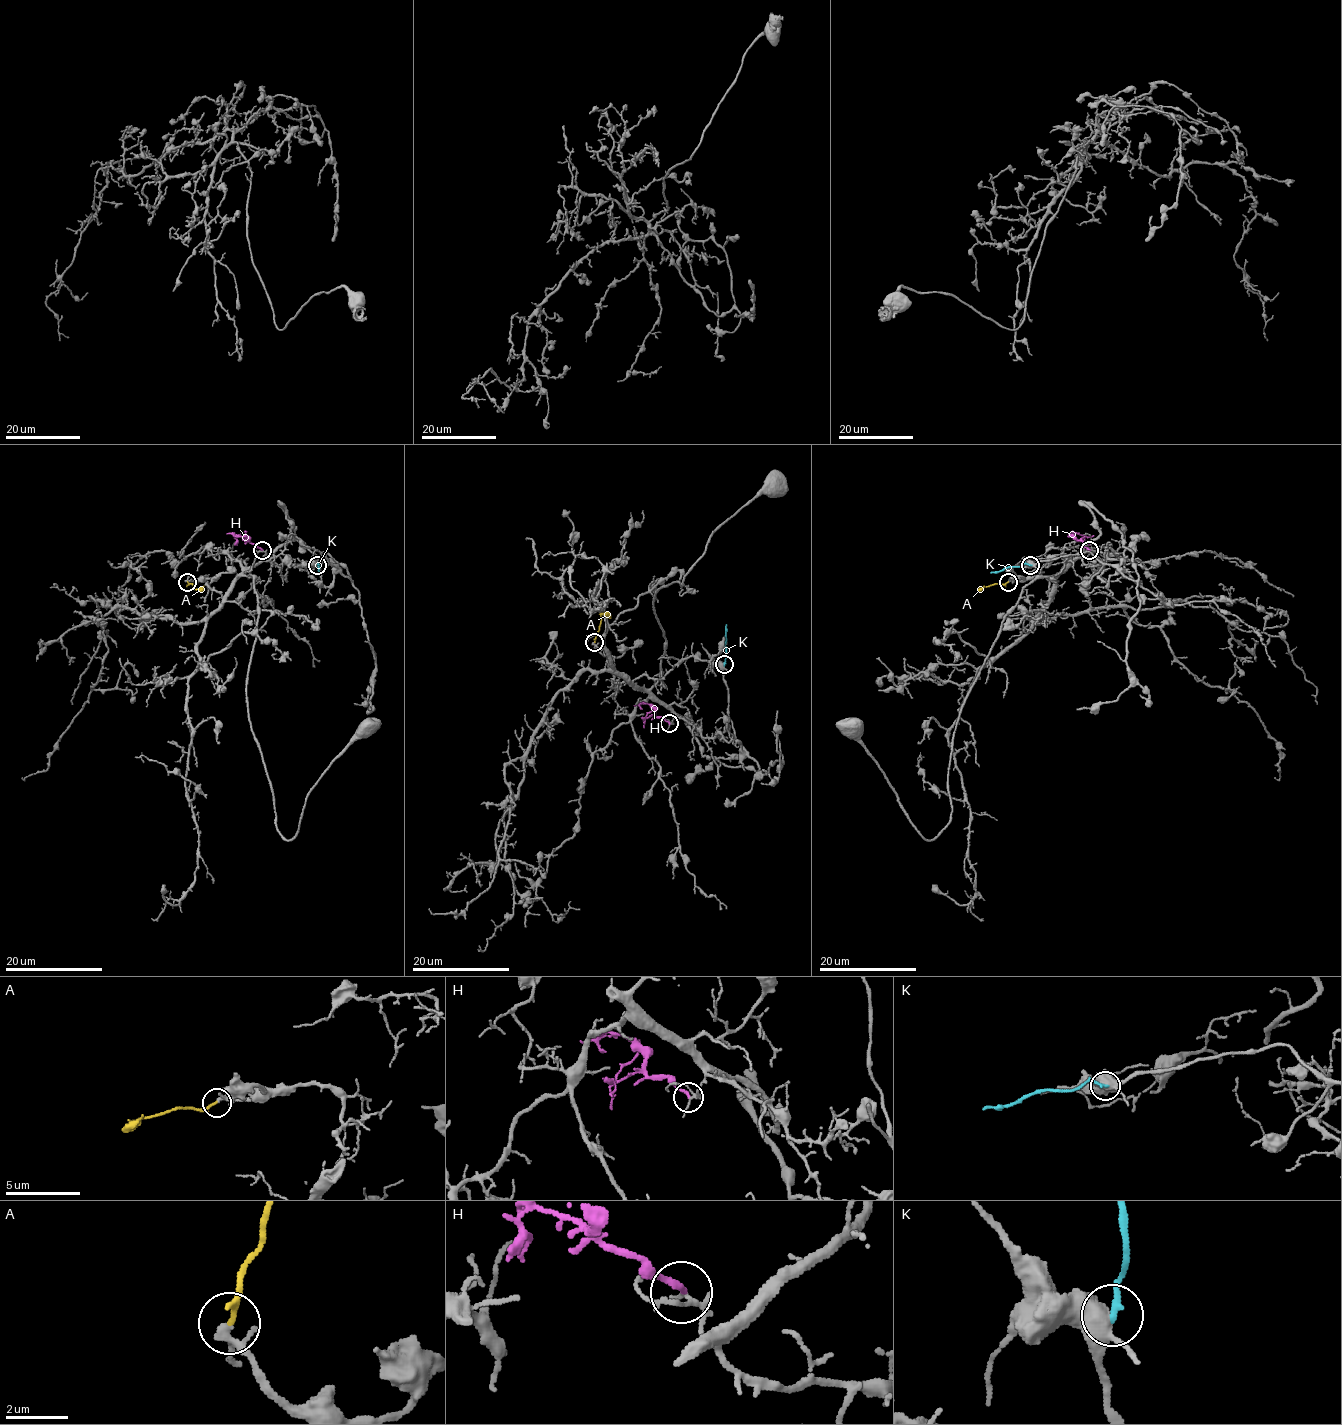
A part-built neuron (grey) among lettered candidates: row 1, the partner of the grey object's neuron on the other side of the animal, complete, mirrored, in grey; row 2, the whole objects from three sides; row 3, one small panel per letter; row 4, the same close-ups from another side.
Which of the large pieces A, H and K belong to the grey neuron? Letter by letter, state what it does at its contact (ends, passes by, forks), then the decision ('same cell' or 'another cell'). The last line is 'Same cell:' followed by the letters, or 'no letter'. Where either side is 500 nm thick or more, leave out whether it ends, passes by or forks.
A: it ends there; same cell
H: it ends there; another cell
K: it ends there; another cell
Same cell: A

